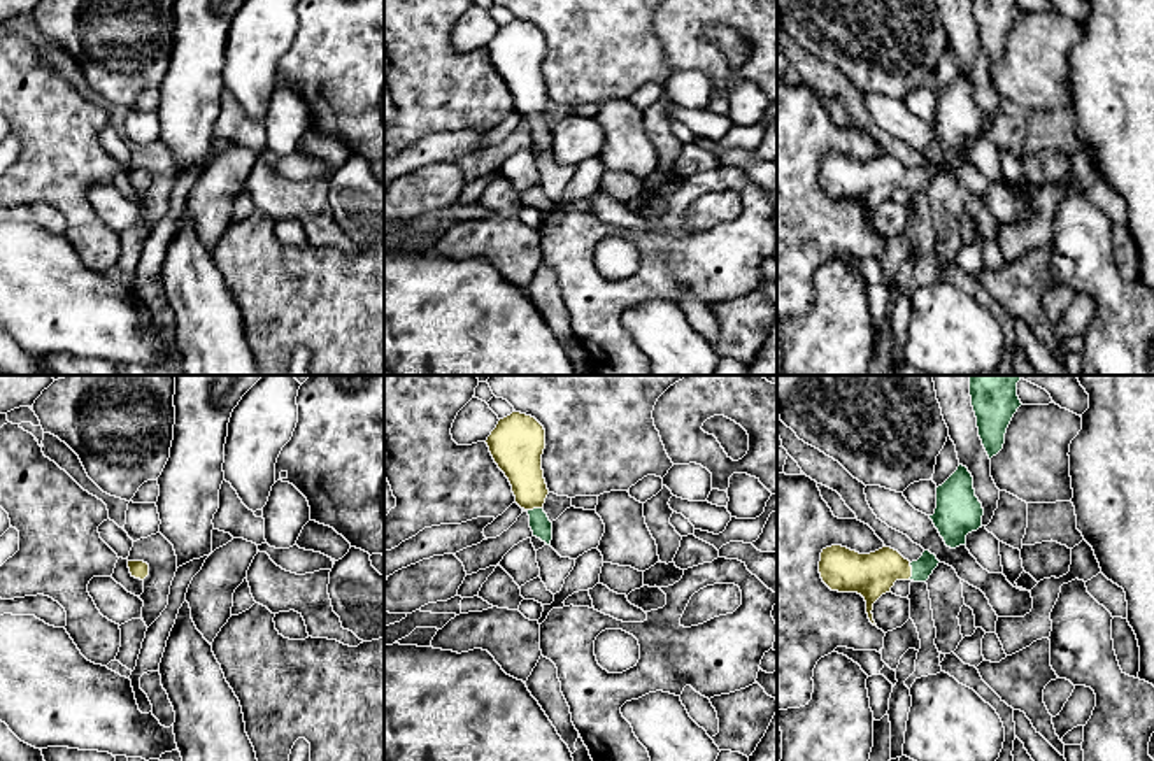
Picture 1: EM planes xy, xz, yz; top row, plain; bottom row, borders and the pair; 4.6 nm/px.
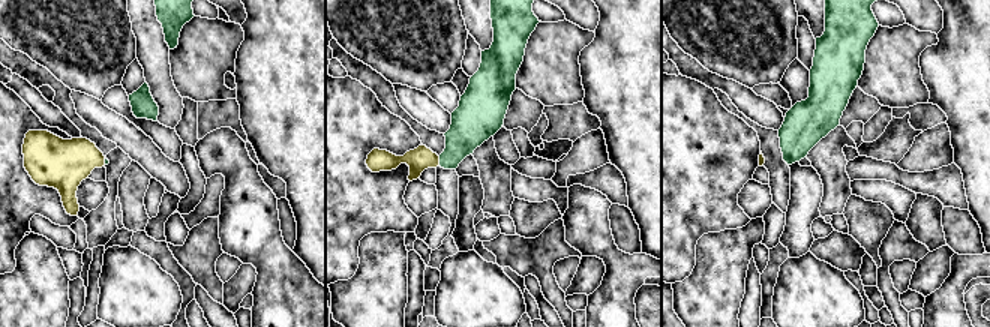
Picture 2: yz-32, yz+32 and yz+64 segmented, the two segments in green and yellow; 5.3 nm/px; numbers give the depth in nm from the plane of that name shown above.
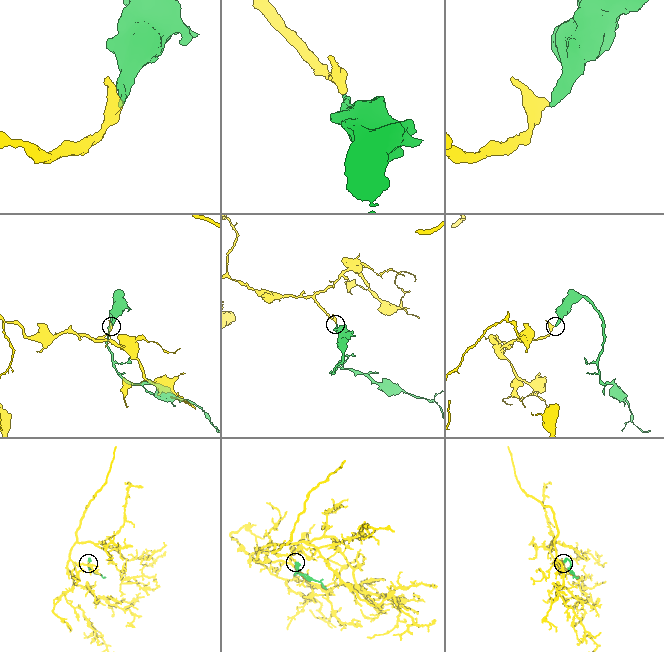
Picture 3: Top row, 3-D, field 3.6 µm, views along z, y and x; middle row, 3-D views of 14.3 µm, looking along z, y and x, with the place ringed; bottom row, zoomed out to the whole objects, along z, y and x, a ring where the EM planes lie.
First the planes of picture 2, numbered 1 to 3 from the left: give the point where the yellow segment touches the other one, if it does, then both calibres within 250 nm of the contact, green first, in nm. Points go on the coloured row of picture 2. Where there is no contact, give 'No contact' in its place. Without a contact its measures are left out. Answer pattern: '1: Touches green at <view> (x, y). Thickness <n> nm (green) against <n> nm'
1: Touches green at yz-32 (105, 162). Thickness 20 nm (green) against 280 nm
2: Touches green at yz+32 (440, 161). Thickness 220 nm (green) against 130 nm
3: No contact

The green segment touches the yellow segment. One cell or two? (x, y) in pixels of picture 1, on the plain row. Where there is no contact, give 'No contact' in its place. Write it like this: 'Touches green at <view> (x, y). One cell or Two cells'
Touches green at yz (912, 179). One cell

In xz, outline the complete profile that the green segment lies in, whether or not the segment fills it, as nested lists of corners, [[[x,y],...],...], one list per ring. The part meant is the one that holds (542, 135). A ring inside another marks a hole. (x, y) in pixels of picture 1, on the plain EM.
[[[512,19],[498,28],[486,51],[509,86],[516,110],[528,119],[533,144],[551,153],[552,130],[542,116],[549,102],[542,77],[544,33],[531,23]]]

